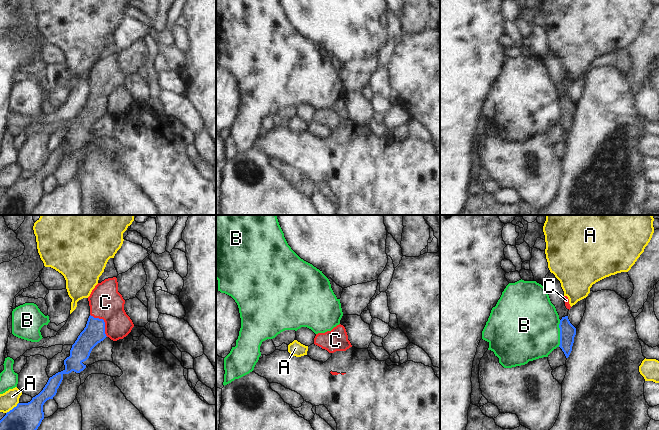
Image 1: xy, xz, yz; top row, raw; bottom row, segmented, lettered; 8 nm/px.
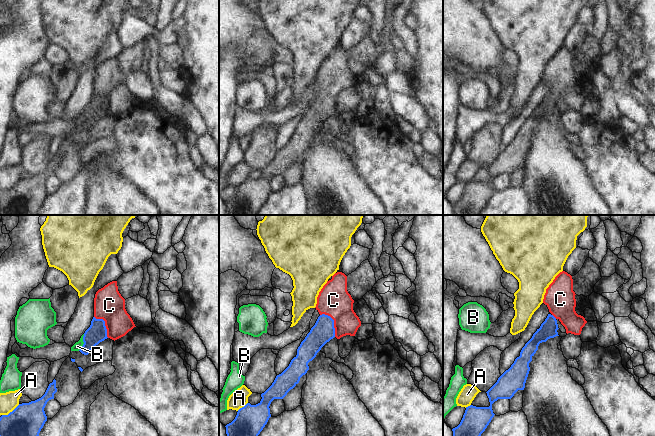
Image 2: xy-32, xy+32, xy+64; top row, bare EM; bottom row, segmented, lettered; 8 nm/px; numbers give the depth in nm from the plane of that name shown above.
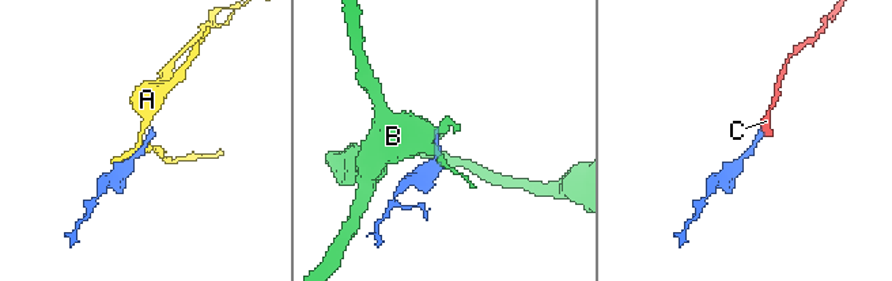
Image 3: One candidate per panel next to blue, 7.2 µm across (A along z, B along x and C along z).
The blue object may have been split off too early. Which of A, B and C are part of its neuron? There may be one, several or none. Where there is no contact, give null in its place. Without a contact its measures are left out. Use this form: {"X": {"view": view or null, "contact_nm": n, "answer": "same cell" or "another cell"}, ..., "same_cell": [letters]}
{"A": {"view": "xy", "contact_nm": 140, "answer": "another cell"}, "B": {"view": "yz", "contact_nm": 220, "answer": "another cell"}, "C": {"view": "xy", "contact_nm": 240, "answer": "same cell"}, "same_cell": ["C"]}

